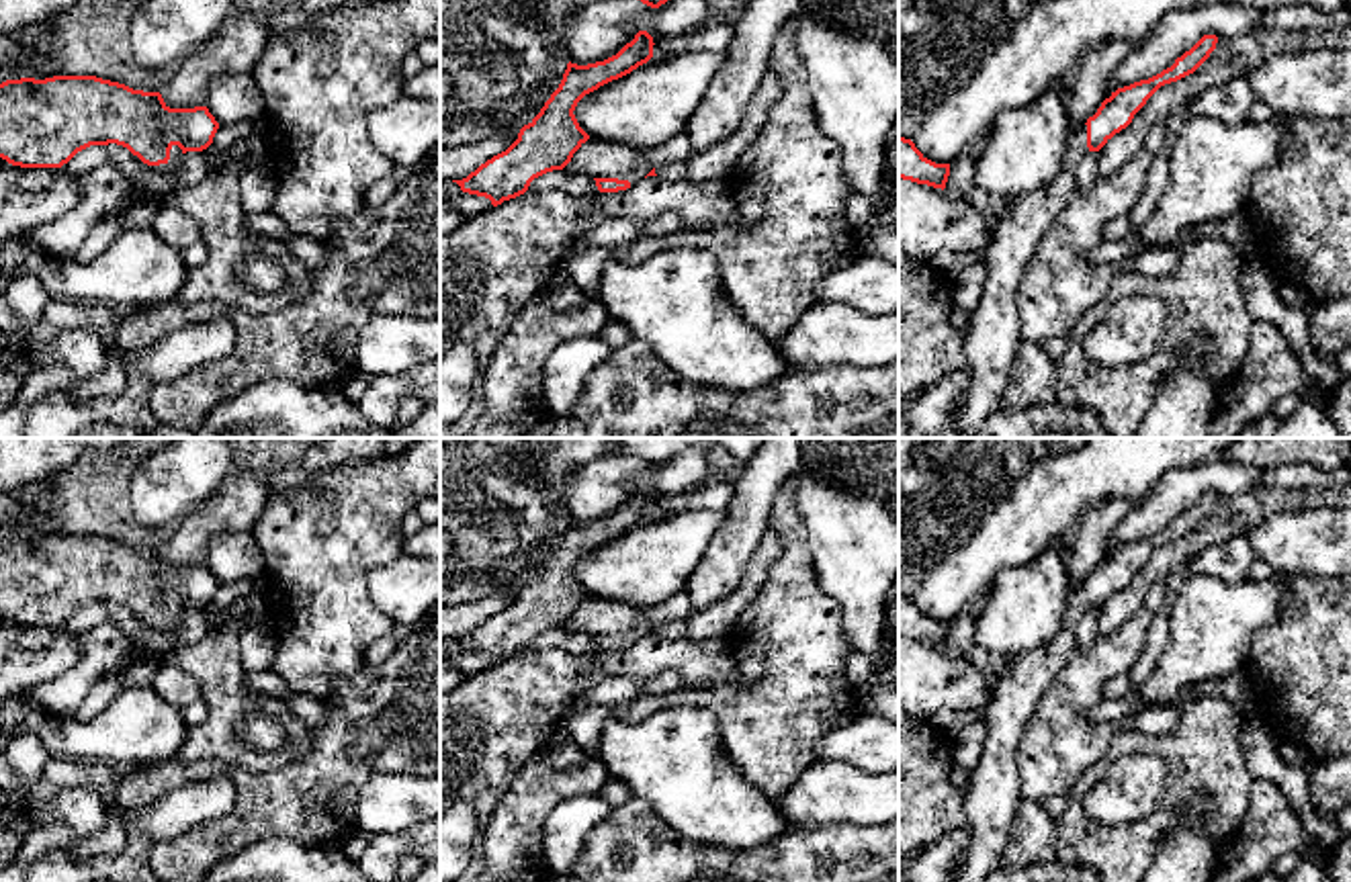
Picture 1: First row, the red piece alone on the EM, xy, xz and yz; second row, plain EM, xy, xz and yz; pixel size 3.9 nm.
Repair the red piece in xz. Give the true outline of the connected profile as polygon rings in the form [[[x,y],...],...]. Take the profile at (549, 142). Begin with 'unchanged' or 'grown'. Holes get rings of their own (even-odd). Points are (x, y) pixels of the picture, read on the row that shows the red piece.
unchanged; [[[639,31],[630,43],[604,61],[587,65],[569,61],[559,88],[551,94],[540,113],[520,129],[518,139],[506,151],[481,164],[467,178],[452,182],[456,182],[463,192],[485,196],[497,207],[504,201],[524,194],[534,178],[553,170],[563,170],[573,153],[590,139],[573,115],[577,102],[600,86],[647,63],[653,57],[653,45],[653,37],[647,31]]]

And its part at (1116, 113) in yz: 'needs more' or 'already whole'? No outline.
needs more

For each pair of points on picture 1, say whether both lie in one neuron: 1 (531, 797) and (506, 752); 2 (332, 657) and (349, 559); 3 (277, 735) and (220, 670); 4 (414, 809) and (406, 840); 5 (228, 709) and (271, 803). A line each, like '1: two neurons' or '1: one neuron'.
1: two neurons
2: one neuron
3: two neurons
4: two neurons
5: two neurons

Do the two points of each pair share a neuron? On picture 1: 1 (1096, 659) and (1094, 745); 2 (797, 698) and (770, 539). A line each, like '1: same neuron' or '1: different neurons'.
1: same neuron
2: different neurons

